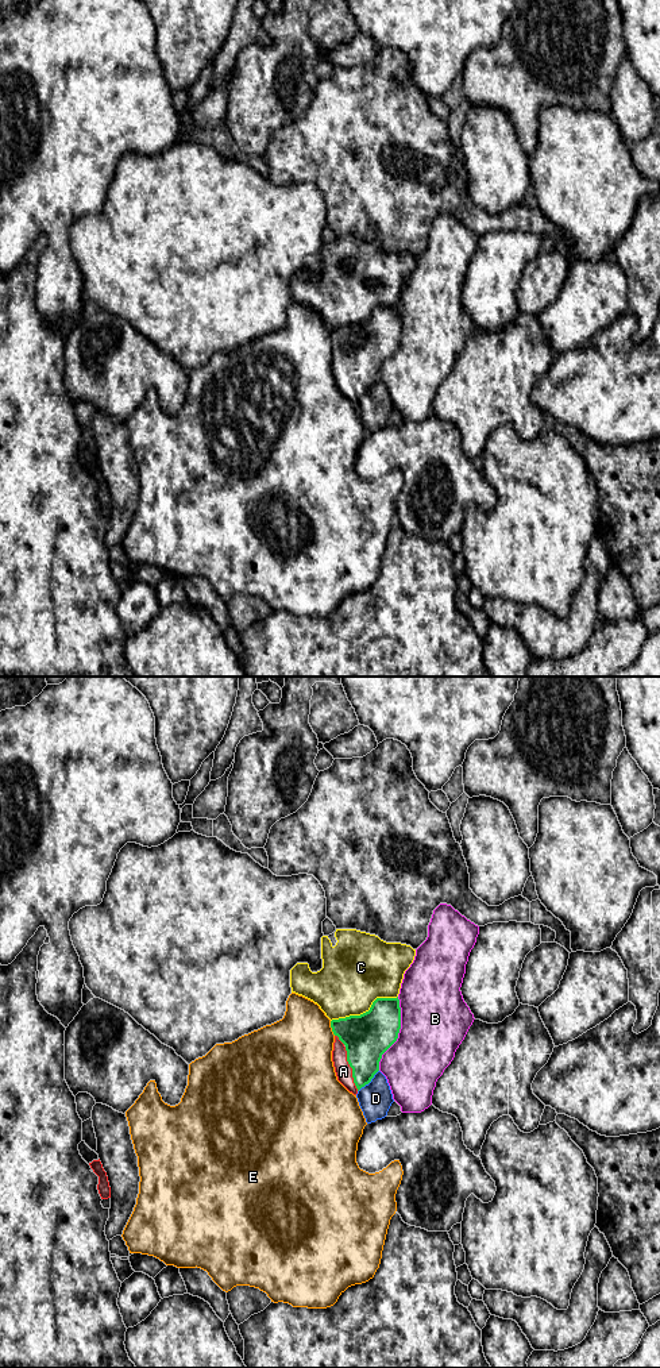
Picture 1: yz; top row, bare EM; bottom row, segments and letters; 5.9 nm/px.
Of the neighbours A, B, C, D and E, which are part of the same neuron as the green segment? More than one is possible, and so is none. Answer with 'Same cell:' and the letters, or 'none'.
Same cell: A

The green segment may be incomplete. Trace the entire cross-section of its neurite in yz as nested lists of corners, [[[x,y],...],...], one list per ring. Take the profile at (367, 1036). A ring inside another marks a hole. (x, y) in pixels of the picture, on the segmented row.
[[[377,998],[360,1016],[332,1020],[332,1061],[337,1080],[354,1095],[379,1071],[382,1055],[397,1041],[401,1007],[397,998]]]

